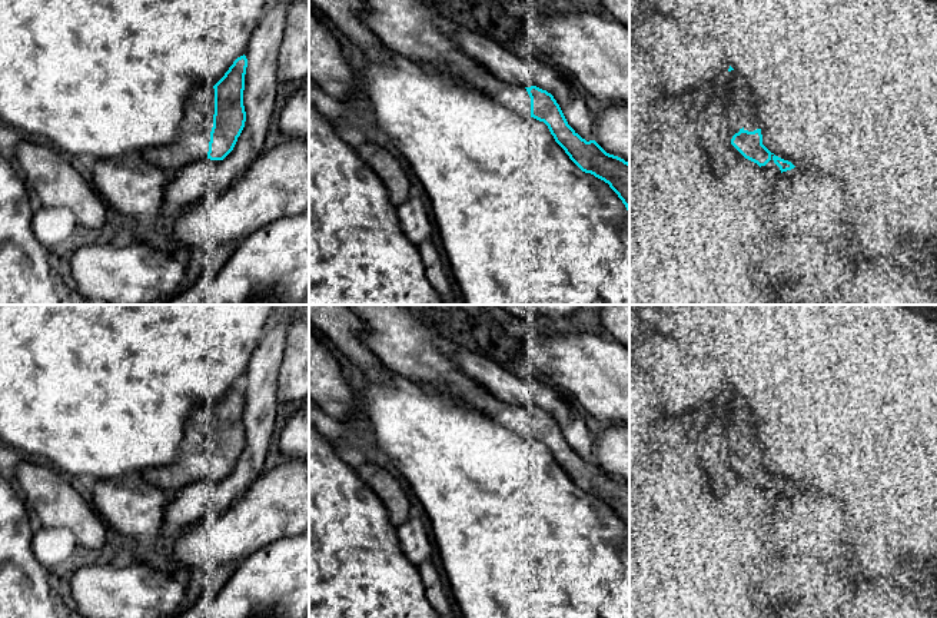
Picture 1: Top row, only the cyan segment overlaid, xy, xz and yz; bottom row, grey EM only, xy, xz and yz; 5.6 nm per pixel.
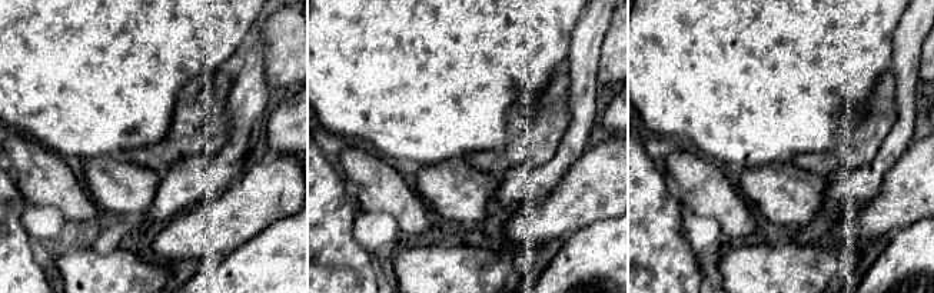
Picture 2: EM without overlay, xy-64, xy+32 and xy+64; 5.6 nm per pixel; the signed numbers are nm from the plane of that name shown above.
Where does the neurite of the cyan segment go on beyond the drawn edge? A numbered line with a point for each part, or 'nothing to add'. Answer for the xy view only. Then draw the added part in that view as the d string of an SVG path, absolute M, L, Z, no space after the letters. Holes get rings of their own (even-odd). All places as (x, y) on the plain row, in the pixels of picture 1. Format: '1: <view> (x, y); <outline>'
1: xy (198, 439); M202 403L190 412L185 423L180 458L170 465L147 468L140 476L167 494L176 494L186 485L207 478L213 435L213 405Z

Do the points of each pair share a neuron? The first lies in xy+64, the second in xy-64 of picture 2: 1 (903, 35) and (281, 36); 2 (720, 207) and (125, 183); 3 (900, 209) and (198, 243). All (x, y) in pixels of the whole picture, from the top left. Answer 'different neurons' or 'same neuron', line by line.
1: different neurons
2: different neurons
3: same neuron

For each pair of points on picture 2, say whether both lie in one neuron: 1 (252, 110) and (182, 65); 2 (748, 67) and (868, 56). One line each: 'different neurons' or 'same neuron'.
1: different neurons
2: same neuron

